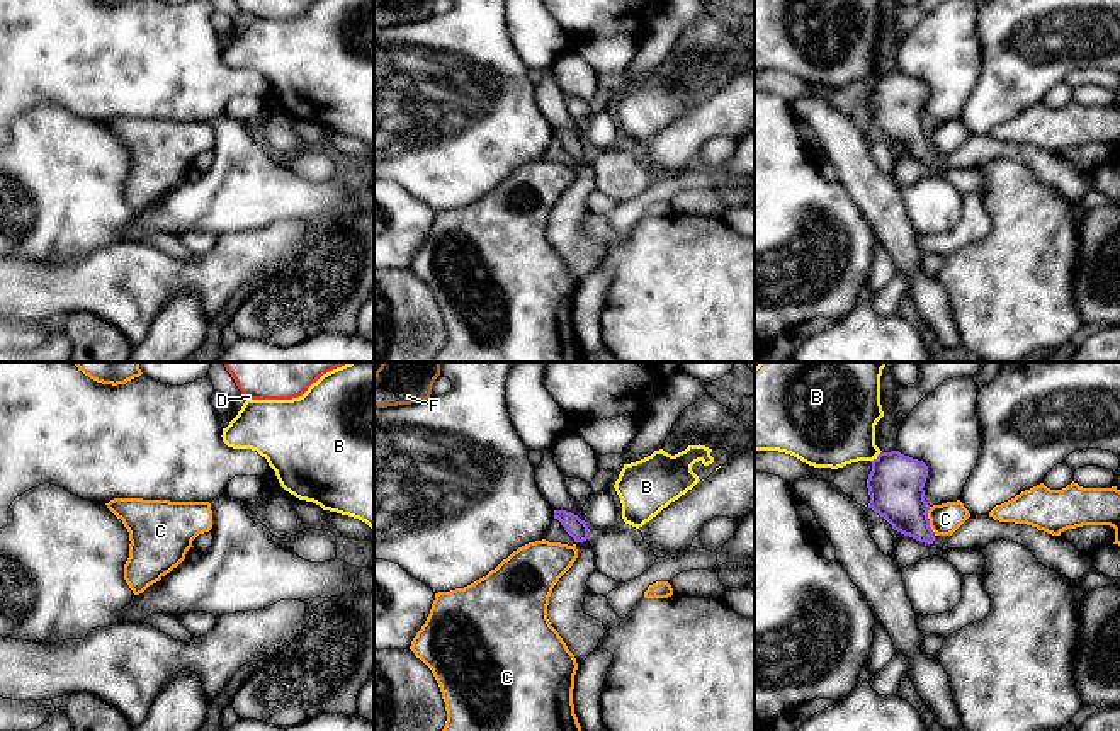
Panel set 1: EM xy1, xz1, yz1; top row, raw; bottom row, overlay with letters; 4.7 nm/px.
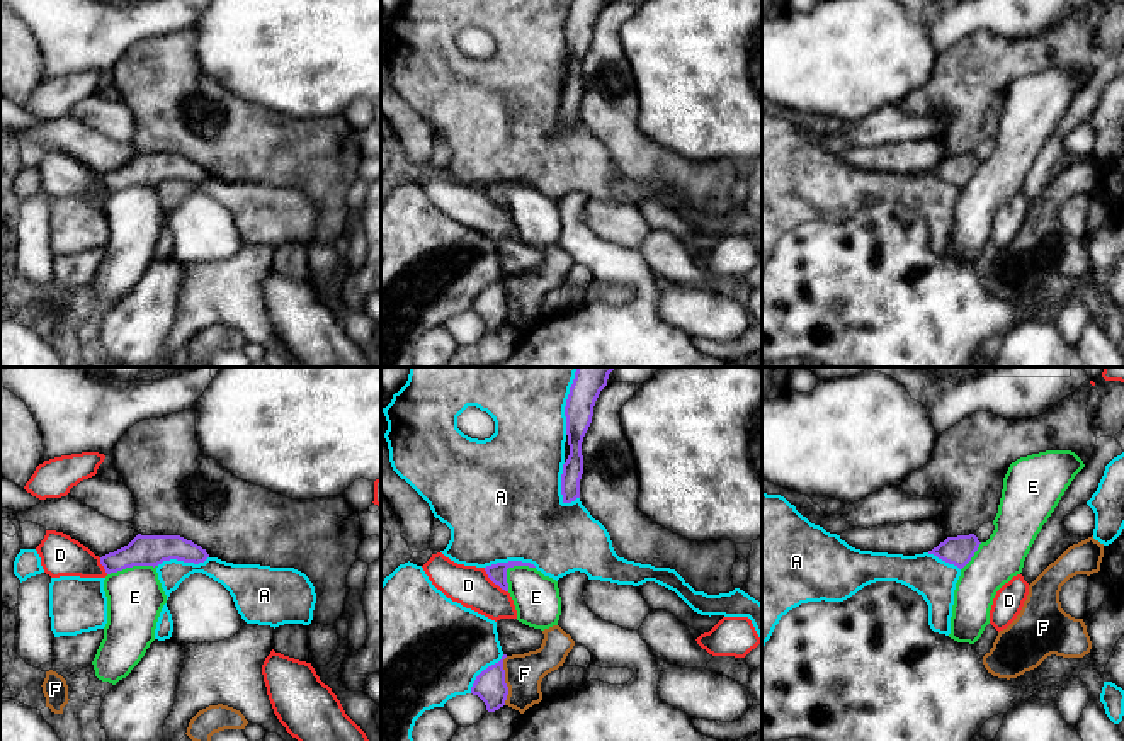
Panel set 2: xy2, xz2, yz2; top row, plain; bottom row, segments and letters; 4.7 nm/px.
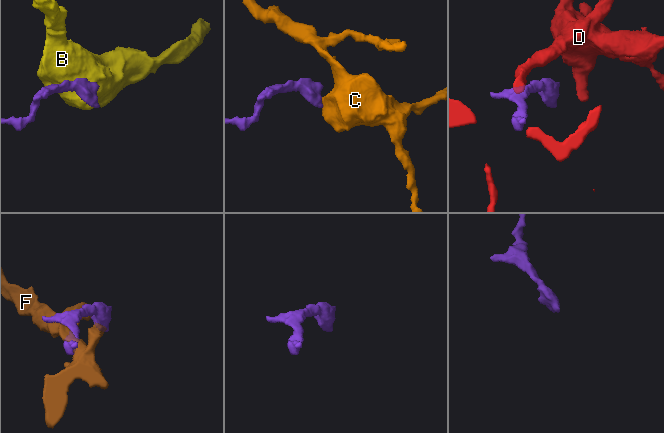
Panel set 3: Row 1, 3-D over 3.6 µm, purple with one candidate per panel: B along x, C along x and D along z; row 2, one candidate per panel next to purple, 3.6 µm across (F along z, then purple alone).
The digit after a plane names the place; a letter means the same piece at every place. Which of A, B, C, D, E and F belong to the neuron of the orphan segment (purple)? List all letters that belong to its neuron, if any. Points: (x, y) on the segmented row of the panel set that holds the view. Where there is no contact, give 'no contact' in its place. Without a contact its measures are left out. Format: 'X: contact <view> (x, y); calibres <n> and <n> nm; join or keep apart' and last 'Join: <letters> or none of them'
A: contact xz2 (567, 401); calibres 160 and 480 nm; keep apart
B: contact yz1 (877, 456); calibres 260 and 380 nm; keep apart
C: contact yz1 (928, 521); calibres 260 and 150 nm; keep apart
D: contact xz2 (493, 582); calibres 90 and 190 nm; keep apart
E: contact xy2 (131, 566); calibres 140 and 280 nm; keep apart
F: contact xz2 (504, 680); calibres 150 and 180 nm; keep apart
Join: none of them

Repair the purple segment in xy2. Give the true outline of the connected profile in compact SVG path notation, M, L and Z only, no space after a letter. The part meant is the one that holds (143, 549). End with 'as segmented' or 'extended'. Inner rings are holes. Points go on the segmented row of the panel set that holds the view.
M141 535L128 546L100 557L105 573L117 573L133 566L158 566L163 561L204 563L209 557L206 549L180 535Z | as segmented

